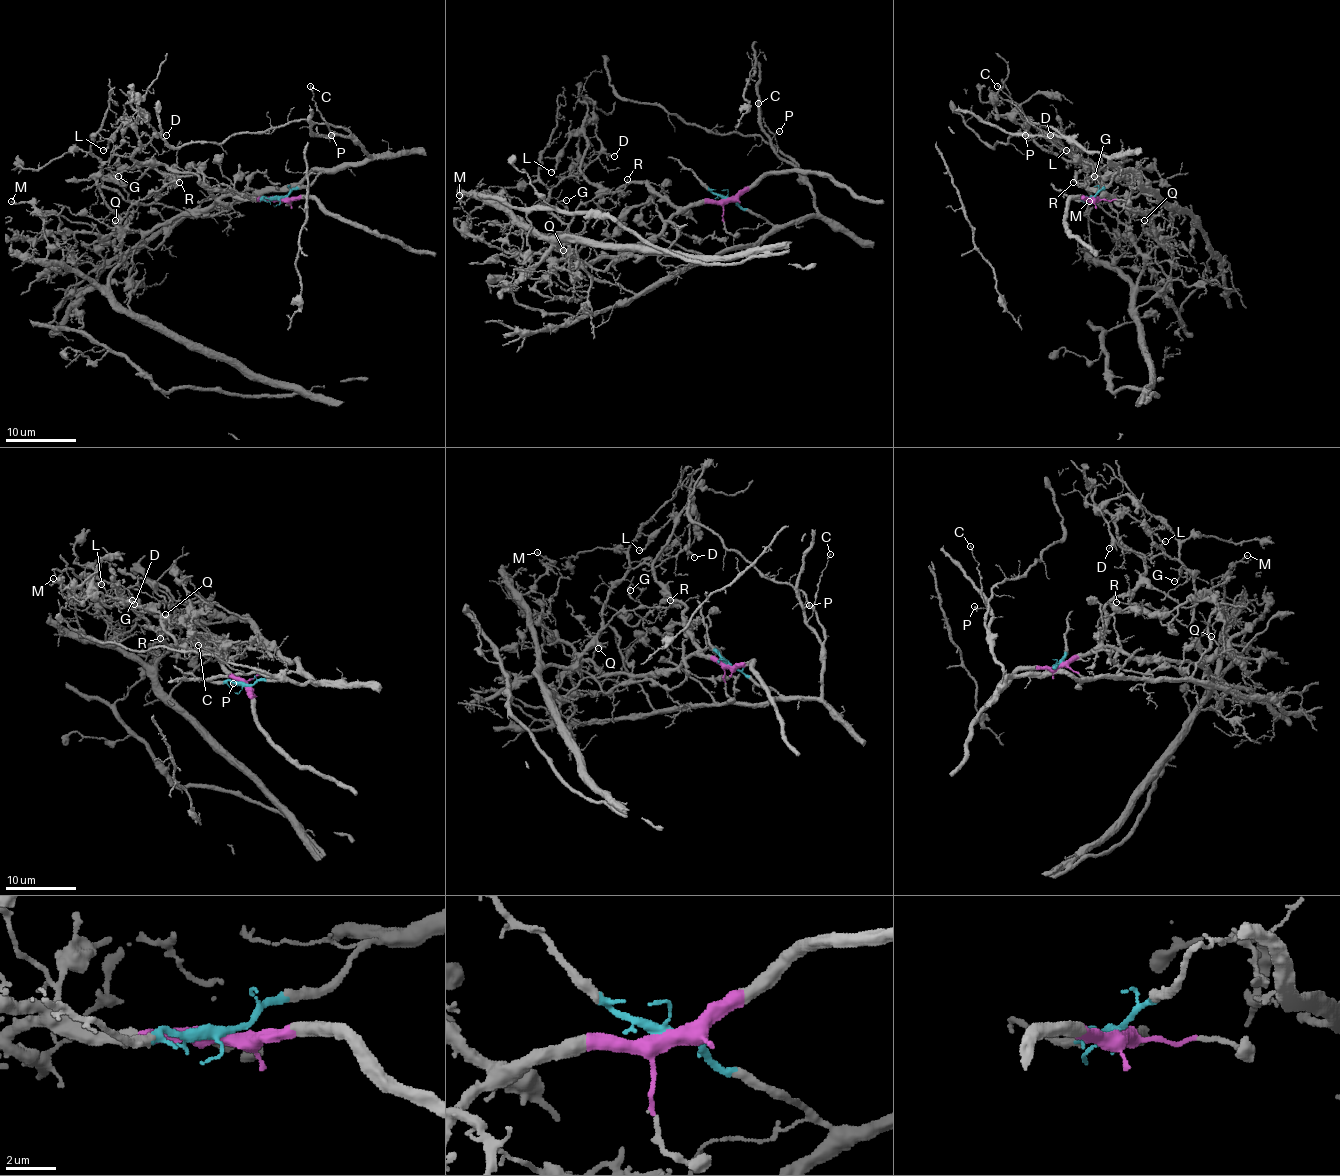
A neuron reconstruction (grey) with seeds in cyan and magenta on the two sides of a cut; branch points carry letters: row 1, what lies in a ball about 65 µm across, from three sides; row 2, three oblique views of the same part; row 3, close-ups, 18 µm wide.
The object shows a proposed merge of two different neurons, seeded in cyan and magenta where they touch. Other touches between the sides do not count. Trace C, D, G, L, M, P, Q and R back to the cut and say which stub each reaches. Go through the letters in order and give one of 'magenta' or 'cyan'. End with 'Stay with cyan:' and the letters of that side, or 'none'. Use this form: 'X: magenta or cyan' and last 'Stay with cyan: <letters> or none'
C: cyan
D: magenta
G: magenta
L: magenta
M: magenta
P: cyan
Q: magenta
R: magenta
Stay with cyan: C, P

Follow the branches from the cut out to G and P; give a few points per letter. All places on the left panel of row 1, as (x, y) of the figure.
G: (280, 199), (209, 190), (190, 172), (172, 172), (154, 163), (143, 172), (108, 169), (119, 176)
P: (280, 199), (307, 186), (326, 170), (342, 170), (367, 156), (342, 135), (323, 135), (328, 139), (332, 135)

